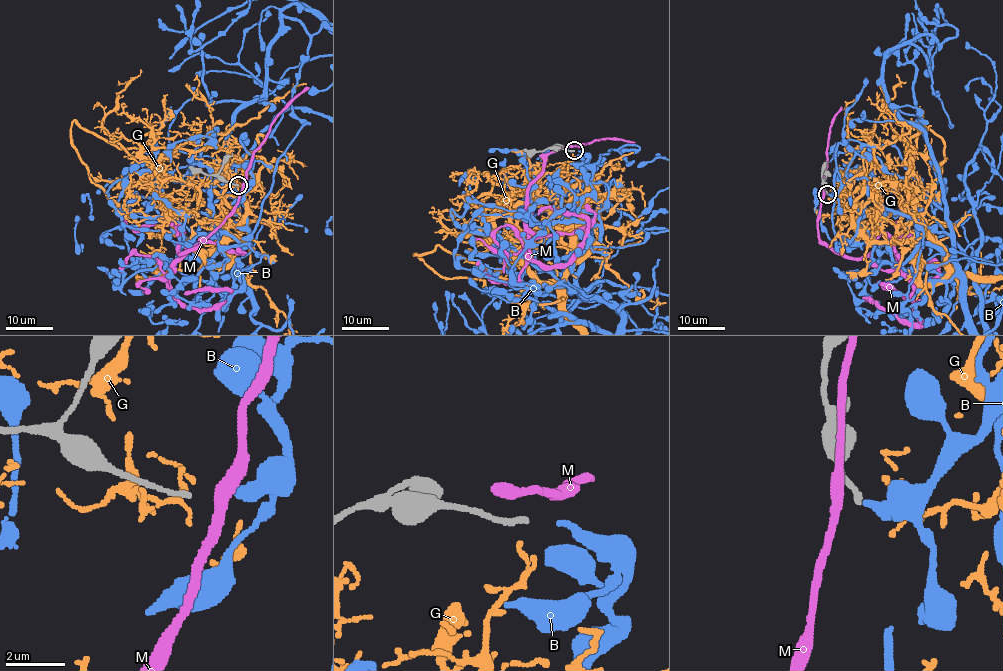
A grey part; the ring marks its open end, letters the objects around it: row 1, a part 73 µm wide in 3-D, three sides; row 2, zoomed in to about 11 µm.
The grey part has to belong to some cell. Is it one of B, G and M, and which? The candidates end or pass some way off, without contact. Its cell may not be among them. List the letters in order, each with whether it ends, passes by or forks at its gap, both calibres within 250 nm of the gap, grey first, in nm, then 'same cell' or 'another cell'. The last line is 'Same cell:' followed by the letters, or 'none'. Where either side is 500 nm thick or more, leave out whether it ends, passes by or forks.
B: it ends | 150/260 nm | same cell
G: it ends | 150/150 nm | another cell
M: it passes by | 150/360 nm | another cell
Same cell: B

